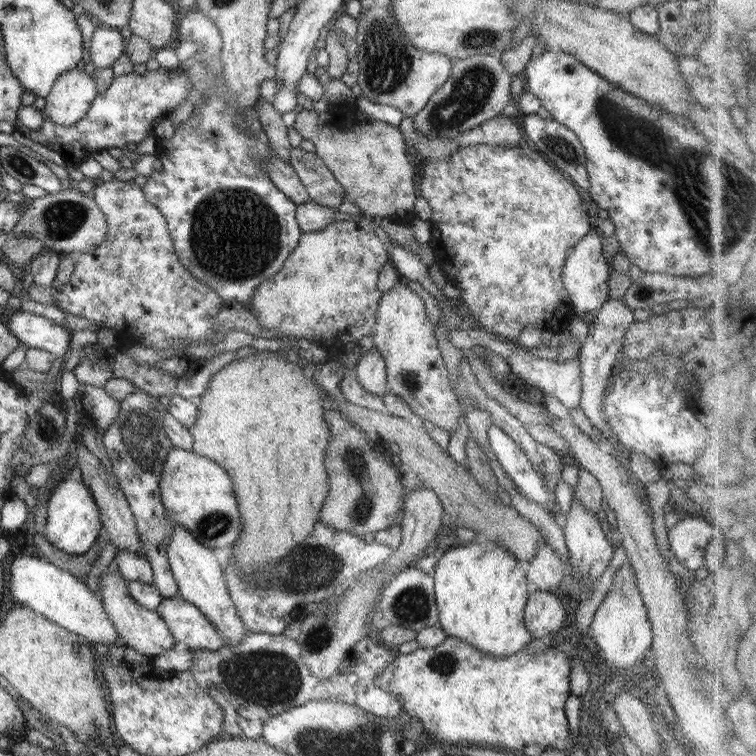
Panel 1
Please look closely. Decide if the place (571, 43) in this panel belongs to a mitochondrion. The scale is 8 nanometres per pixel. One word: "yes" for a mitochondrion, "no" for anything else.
no

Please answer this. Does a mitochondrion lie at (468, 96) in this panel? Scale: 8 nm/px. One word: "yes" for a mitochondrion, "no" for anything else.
yes

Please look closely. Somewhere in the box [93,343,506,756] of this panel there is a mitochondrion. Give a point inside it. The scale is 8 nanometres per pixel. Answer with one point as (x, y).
(263, 677)

